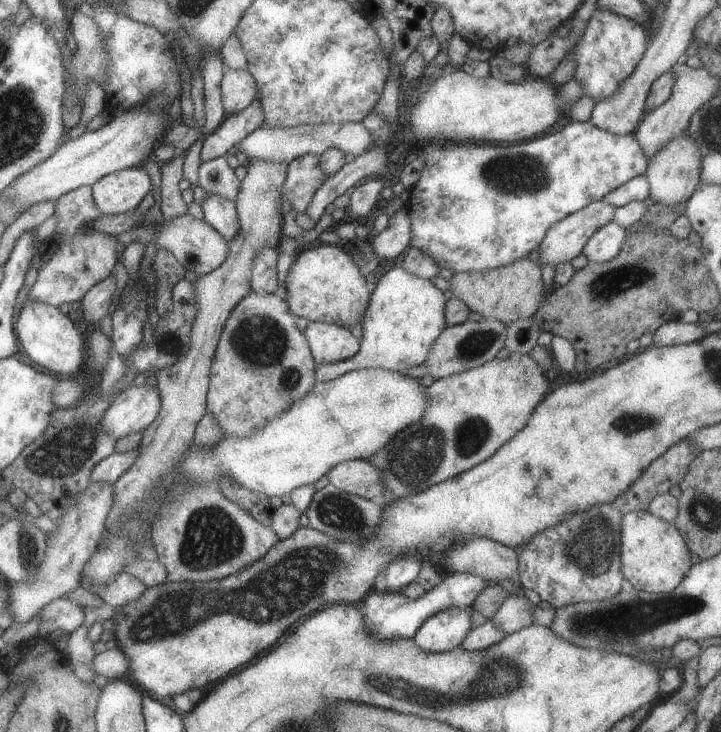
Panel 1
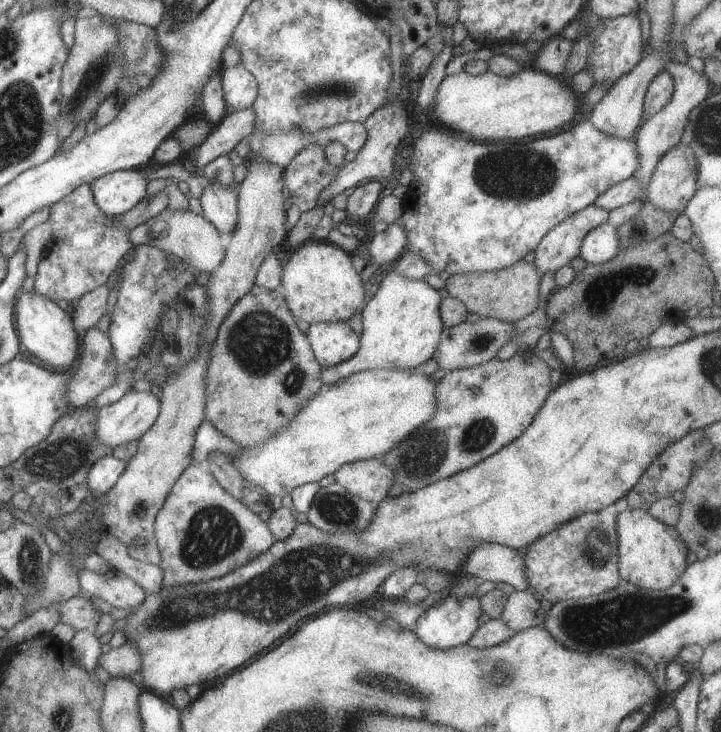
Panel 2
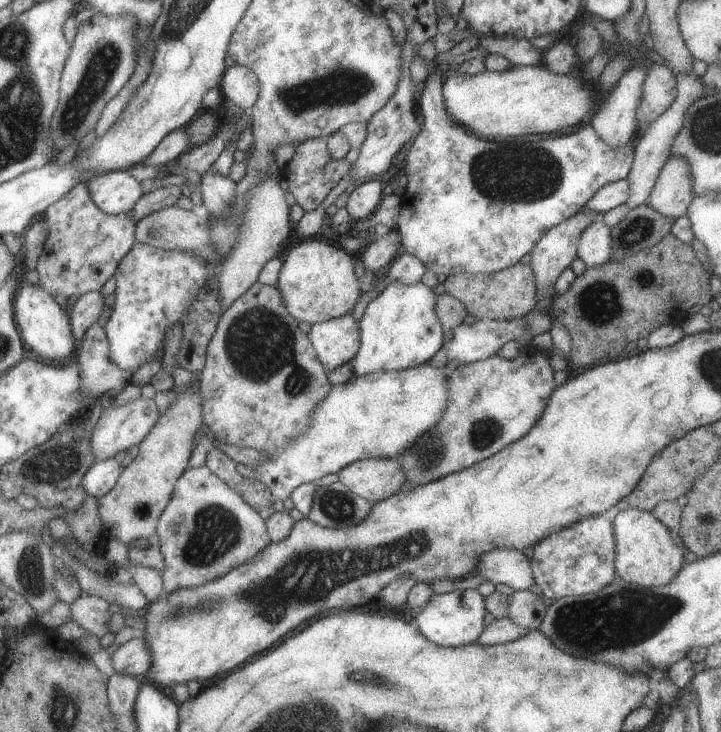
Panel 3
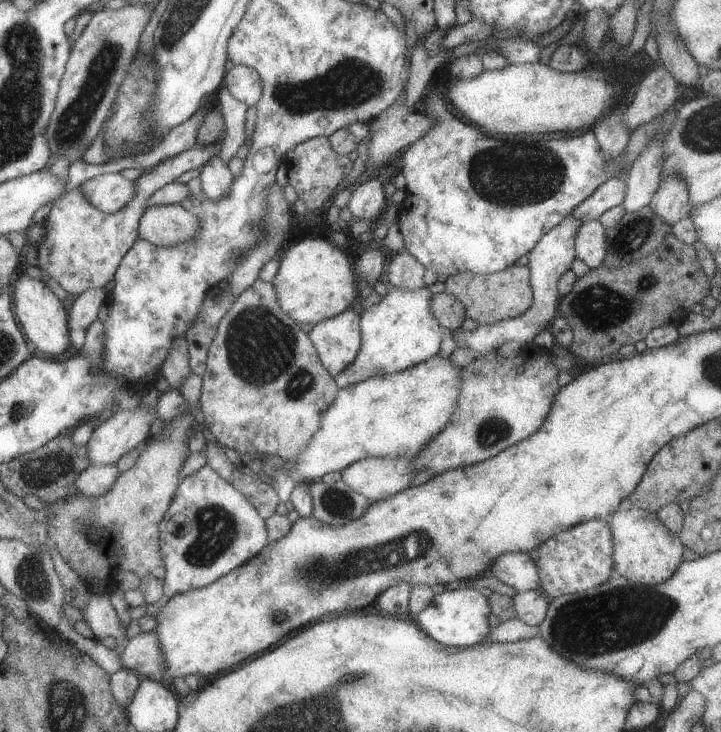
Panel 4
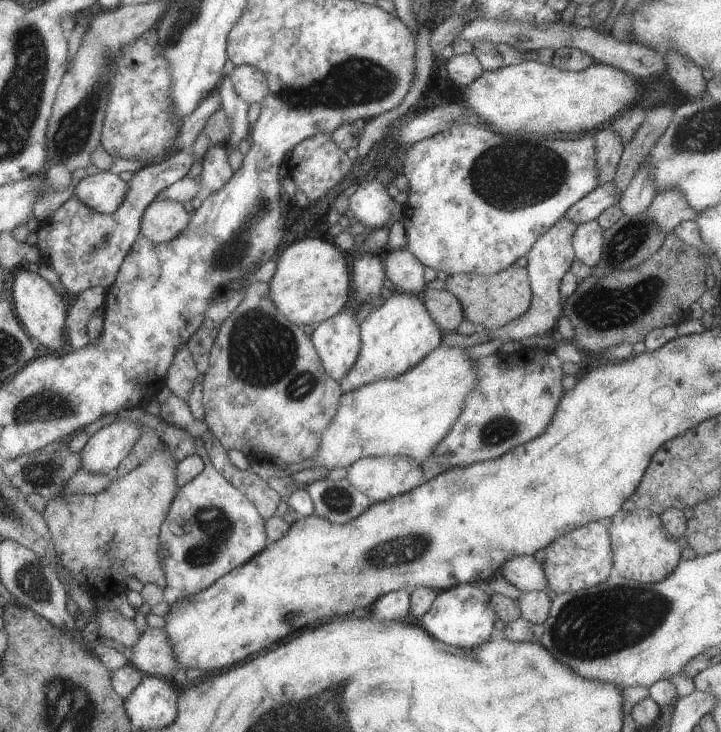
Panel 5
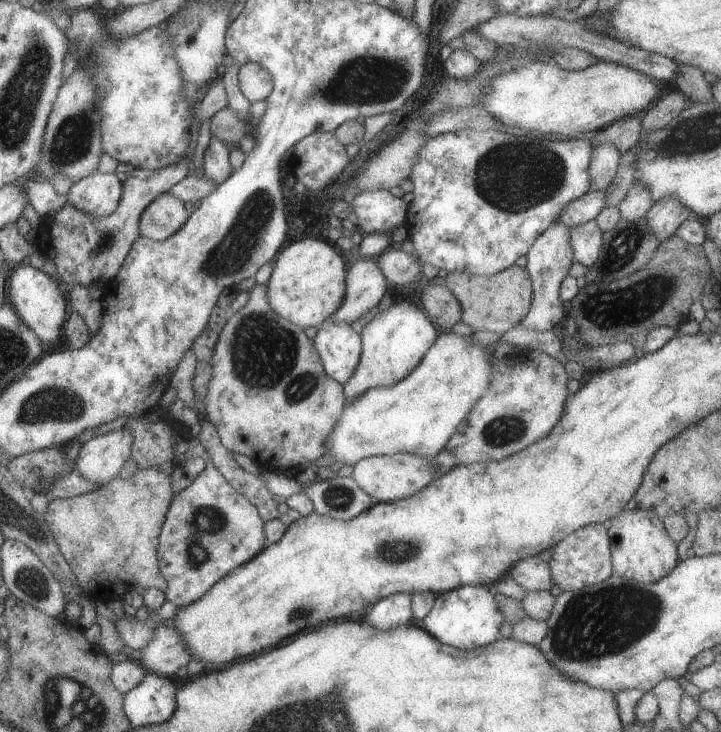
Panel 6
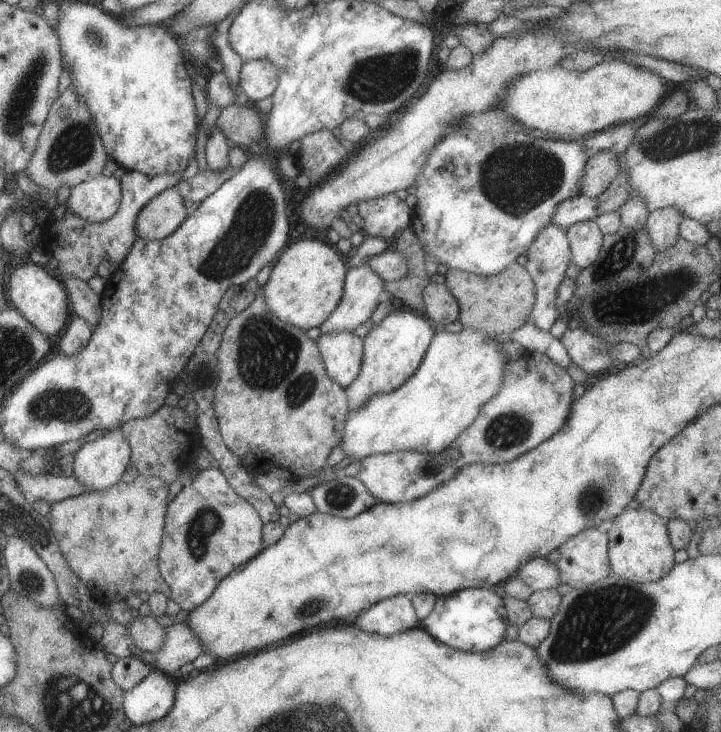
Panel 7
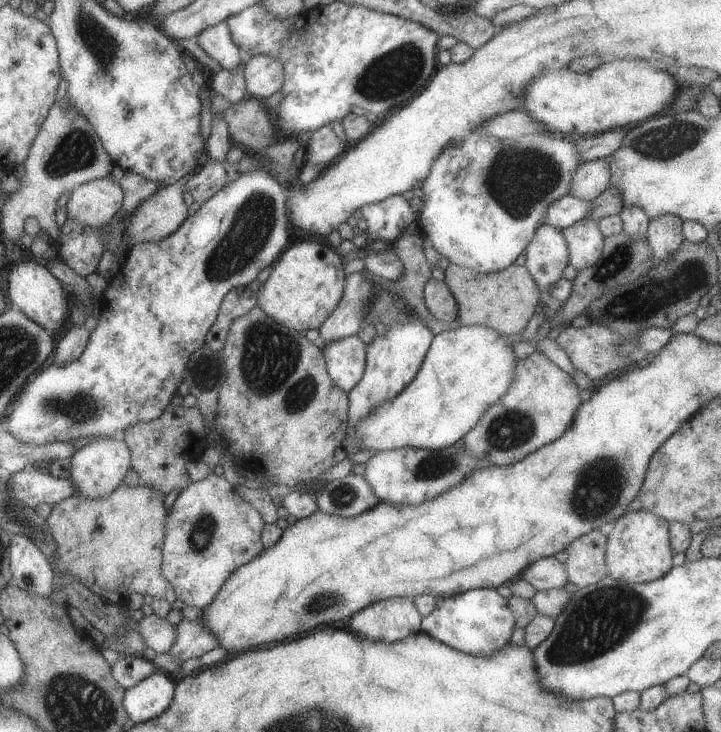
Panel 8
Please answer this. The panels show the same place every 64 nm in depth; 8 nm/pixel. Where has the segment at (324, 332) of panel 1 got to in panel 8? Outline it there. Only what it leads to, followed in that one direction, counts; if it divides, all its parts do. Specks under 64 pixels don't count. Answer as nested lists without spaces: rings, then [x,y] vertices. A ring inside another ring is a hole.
[[[351,335],[325,343],[321,350],[331,380],[348,393],[364,373],[366,344],[357,335]]]

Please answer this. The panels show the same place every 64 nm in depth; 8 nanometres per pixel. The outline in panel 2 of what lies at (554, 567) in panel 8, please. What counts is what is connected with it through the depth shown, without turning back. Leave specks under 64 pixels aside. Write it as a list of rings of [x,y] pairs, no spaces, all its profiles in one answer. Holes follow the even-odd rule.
[[[481,543],[464,560],[462,570],[479,581],[507,582],[515,591],[529,590],[523,555],[497,543]]]

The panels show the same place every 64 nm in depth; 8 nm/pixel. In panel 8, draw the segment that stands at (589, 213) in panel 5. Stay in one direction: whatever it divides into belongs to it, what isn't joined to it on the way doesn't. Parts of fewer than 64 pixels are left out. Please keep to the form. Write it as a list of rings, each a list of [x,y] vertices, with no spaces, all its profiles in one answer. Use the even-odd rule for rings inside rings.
[[[569,194],[554,200],[544,212],[540,222],[556,228],[557,230],[571,226],[574,222],[586,218],[590,209],[589,201],[582,201]]]

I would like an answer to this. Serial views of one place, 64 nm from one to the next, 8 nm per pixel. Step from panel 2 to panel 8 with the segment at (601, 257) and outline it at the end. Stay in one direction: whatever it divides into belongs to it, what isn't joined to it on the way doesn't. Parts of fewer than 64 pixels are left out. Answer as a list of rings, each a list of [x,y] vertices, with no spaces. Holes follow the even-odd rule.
[[[583,218],[560,231],[567,243],[568,264],[575,270],[589,268],[597,262],[604,238],[595,222]]]

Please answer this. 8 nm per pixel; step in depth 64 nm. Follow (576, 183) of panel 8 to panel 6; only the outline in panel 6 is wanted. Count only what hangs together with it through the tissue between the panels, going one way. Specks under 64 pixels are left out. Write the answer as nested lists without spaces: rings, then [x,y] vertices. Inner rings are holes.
[[[601,143],[591,151],[588,175],[588,191],[604,191],[615,178],[620,152],[608,143]]]

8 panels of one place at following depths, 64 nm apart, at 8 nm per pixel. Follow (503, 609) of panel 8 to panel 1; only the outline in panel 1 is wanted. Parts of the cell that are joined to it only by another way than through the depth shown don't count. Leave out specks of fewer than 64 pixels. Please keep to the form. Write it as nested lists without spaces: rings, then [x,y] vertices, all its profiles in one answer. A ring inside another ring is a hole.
[[[472,606],[469,607],[449,607],[443,610],[431,613],[431,616],[422,620],[419,628],[412,636],[413,642],[422,650],[432,653],[438,653],[451,650],[459,647],[461,641],[468,635],[472,629],[471,626],[471,612],[474,610]]]

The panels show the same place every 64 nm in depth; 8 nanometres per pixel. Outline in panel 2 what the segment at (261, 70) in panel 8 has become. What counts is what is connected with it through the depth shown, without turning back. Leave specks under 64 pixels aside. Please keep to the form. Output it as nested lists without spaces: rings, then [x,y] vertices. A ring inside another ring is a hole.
[[[241,64],[223,67],[219,73],[228,111],[251,107],[258,93],[255,77]]]

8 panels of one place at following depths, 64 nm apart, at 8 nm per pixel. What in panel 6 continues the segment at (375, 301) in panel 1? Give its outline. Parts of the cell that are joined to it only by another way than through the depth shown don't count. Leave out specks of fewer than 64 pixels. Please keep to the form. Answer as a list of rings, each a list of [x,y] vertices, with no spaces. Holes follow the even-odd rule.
[[[393,296],[389,310],[373,317],[360,332],[362,351],[351,378],[342,385],[347,401],[355,400],[366,390],[388,387],[403,380],[421,362],[439,329],[427,318],[420,304]]]

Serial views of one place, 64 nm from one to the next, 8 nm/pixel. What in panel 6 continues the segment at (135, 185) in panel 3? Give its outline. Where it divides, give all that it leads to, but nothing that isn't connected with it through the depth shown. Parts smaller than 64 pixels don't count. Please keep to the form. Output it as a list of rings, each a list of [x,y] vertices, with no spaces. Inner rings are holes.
[[[97,170],[72,184],[66,202],[90,217],[103,218],[117,208],[121,193],[122,182],[115,173],[105,174]]]

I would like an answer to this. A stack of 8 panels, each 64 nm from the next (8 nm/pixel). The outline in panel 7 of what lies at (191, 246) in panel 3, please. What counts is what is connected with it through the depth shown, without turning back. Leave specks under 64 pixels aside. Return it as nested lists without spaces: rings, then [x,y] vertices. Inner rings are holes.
[[[170,186],[153,195],[135,215],[134,235],[137,239],[163,240],[186,219],[183,198]]]

